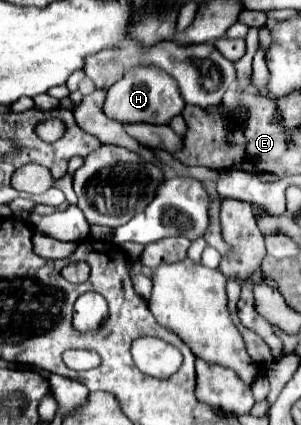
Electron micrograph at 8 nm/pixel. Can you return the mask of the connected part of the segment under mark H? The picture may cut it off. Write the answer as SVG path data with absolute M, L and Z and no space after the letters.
M131 67L123 79L119 79L107 91L105 115L119 123L153 123L165 125L171 117L179 115L185 107L185 101L179 93L179 87L173 77L157 67Z

